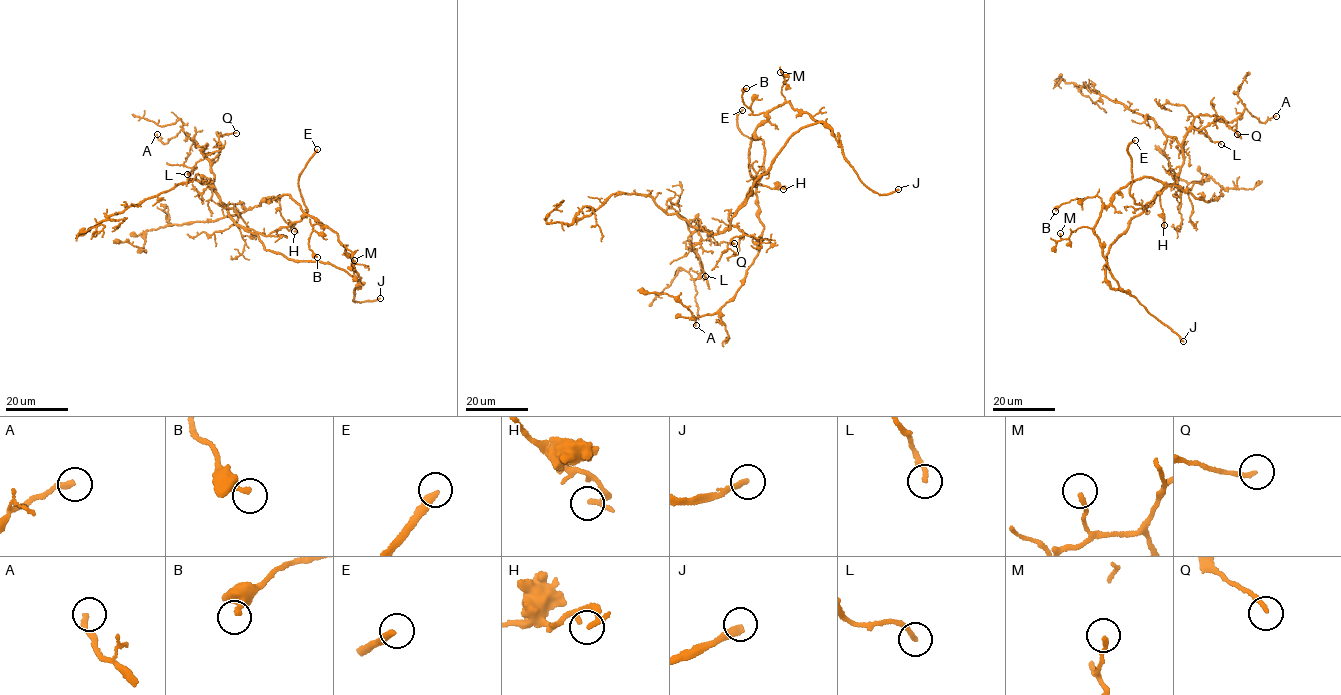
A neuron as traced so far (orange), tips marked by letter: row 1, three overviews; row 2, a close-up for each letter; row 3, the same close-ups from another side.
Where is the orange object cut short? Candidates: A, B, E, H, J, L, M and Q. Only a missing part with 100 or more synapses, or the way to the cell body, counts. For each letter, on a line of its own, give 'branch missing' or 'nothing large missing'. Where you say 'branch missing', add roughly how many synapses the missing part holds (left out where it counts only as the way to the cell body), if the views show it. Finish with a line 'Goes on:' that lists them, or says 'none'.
A: nothing large missing
B: nothing large missing
E: branch missing
H: nothing large missing
J: branch missing; 250 synapses
L: nothing large missing
M: nothing large missing
Q: nothing large missing
Goes on: E, J

